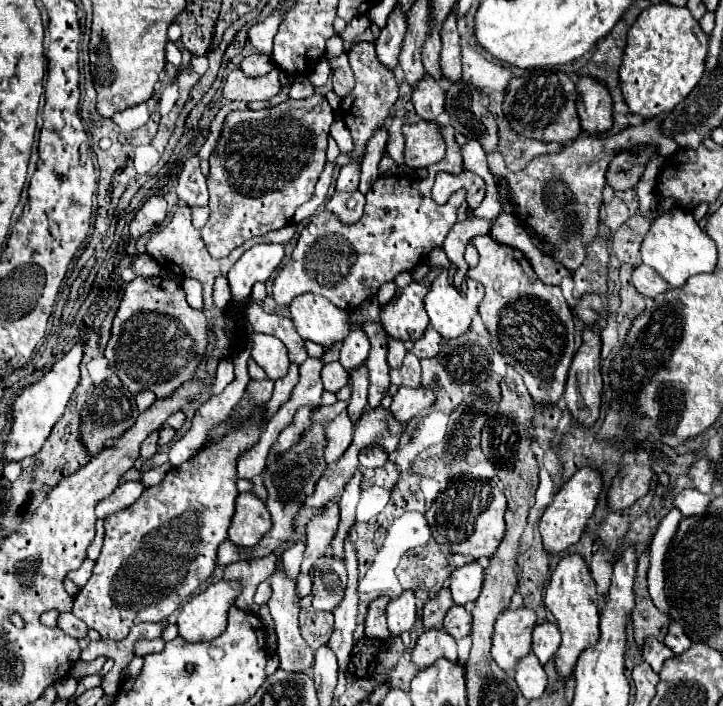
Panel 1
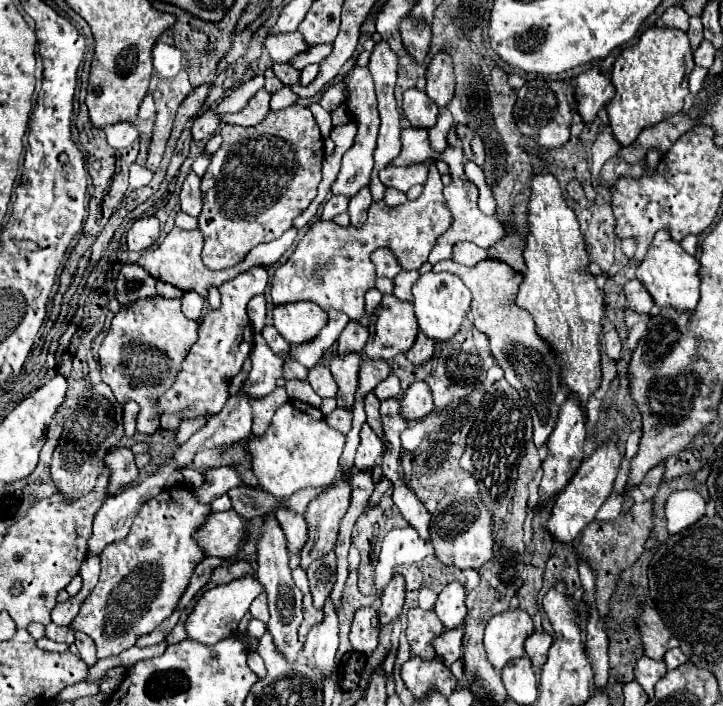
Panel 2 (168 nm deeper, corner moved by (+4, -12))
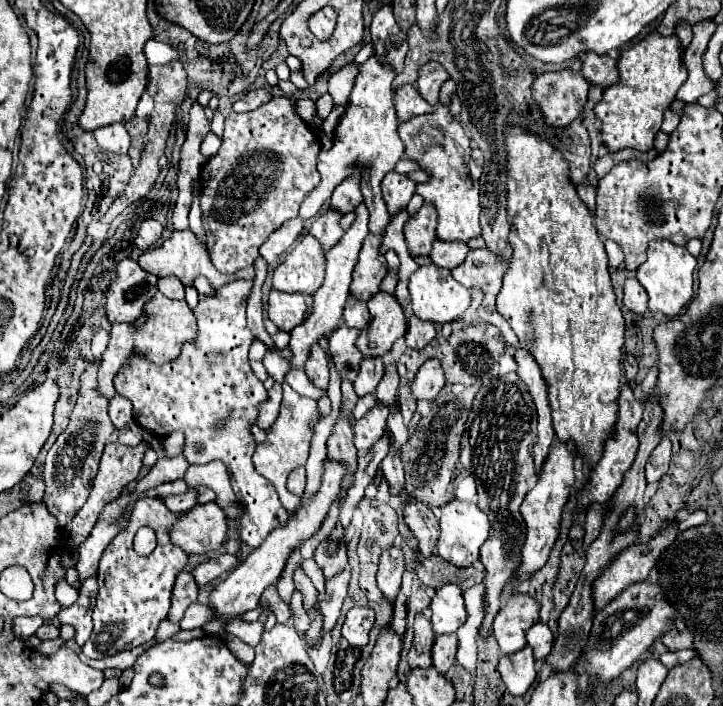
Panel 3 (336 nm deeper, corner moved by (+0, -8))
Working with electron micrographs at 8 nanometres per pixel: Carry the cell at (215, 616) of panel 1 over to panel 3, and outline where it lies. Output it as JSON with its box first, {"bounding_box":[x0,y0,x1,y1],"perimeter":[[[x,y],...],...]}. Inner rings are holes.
{"bounding_box":[204,460,346,638],"perimeter":[[[324,460],[324,474],[322,474],[322,484],[318,488],[318,492],[304,504],[300,504],[300,508],[296,512],[290,514],[288,522],[284,526],[278,526],[274,528],[266,540],[256,548],[252,550],[252,554],[238,566],[230,572],[230,576],[218,586],[212,590],[210,594],[210,606],[220,614],[220,618],[216,620],[210,620],[206,626],[204,626],[204,632],[208,636],[214,636],[214,638],[222,638],[226,632],[224,632],[224,618],[226,616],[240,616],[248,610],[254,610],[260,602],[260,596],[262,592],[270,586],[270,584],[276,584],[290,554],[294,552],[294,548],[298,544],[302,544],[304,540],[308,540],[324,522],[330,506],[336,502],[336,498],[340,496],[342,492],[342,478],[346,474],[346,466],[340,464],[338,460]]]}

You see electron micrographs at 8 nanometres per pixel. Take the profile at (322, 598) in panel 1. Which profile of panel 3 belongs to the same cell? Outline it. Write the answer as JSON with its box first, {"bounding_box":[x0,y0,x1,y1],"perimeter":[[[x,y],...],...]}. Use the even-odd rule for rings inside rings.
{"bounding_box":[314,522,348,578],"perimeter":[[[338,522],[334,532],[320,542],[320,546],[314,552],[314,560],[322,568],[326,578],[332,578],[336,572],[344,570],[348,564],[346,558],[346,540],[344,540],[344,528]]]}

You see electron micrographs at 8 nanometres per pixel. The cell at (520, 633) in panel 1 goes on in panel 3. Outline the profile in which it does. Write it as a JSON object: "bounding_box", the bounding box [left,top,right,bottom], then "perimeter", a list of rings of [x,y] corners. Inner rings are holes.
{"bounding_box":[492,594,540,654],"perimeter":[[[514,594],[494,618],[492,632],[502,654],[518,652],[526,646],[526,630],[538,622],[540,604],[530,594]]]}

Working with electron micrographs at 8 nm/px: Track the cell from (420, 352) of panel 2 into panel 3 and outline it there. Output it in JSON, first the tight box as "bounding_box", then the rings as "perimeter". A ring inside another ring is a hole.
{"bounding_box":[406,316,436,348],"perimeter":[[[408,316],[408,328],[406,328],[406,346],[408,348],[424,348],[430,344],[430,340],[436,336],[436,326],[432,322],[418,320],[416,316]]]}

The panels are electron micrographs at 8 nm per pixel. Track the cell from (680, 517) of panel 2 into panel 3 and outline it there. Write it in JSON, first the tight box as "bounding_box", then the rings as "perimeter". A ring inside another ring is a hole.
{"bounding_box":[678,510,706,532],"perimeter":[[[694,510],[694,512],[688,514],[686,520],[680,520],[680,522],[678,522],[678,528],[684,532],[684,530],[688,530],[688,528],[692,528],[692,526],[700,526],[700,524],[704,524],[704,522],[706,522],[706,512],[704,512],[704,510]]]}

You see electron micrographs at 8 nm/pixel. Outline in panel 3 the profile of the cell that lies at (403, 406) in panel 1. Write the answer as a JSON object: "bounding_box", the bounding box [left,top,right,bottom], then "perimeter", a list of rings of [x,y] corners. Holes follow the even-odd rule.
{"bounding_box":[412,358,446,400],"perimeter":[[[428,358],[428,362],[422,364],[422,368],[416,374],[416,380],[412,382],[412,394],[418,400],[434,400],[438,392],[444,388],[444,384],[446,384],[446,376],[440,360]]]}

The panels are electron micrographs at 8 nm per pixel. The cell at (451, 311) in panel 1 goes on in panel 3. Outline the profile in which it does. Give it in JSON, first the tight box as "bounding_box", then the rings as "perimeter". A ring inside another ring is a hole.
{"bounding_box":[408,264,470,324],"perimeter":[[[436,264],[420,266],[408,280],[408,290],[412,298],[412,310],[420,320],[432,320],[438,324],[446,324],[456,320],[464,314],[464,310],[470,306],[470,290],[464,288],[460,282],[454,280],[452,272],[446,268],[440,268]]]}

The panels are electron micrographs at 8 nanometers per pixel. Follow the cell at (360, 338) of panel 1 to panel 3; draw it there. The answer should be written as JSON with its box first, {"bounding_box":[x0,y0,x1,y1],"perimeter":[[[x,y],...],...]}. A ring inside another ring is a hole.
{"bounding_box":[344,296,368,328],"perimeter":[[[348,296],[346,300],[346,306],[344,306],[344,322],[348,326],[354,326],[354,328],[366,328],[368,326],[368,308],[366,308],[366,302],[362,300],[356,300],[354,296]]]}

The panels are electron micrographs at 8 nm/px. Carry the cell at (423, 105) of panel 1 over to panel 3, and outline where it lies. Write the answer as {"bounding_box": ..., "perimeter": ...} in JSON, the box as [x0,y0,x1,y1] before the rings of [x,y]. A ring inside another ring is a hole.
{"bounding_box":[394,84,434,122],"perimeter":[[[412,84],[400,86],[400,88],[394,92],[394,106],[396,106],[396,116],[398,116],[400,122],[406,122],[406,120],[410,120],[412,116],[428,114],[428,112],[434,110],[434,108],[418,94],[418,90],[416,90]]]}

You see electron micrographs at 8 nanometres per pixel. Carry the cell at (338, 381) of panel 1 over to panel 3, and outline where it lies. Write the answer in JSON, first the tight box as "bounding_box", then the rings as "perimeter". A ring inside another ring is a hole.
{"bounding_box":[304,344,330,390],"perimeter":[[[312,344],[304,370],[316,388],[322,388],[322,390],[328,388],[328,374],[330,374],[328,372],[328,356],[324,354],[324,350],[318,344]]]}

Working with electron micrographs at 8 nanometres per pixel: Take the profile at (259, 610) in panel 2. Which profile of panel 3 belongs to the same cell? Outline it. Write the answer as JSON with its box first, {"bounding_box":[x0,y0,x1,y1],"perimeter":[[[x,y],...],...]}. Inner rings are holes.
{"bounding_box":[260,586,290,622],"perimeter":[[[268,586],[266,590],[264,590],[264,594],[262,594],[262,598],[260,598],[260,606],[262,608],[266,608],[266,610],[270,610],[274,616],[276,616],[276,620],[278,622],[288,622],[290,620],[290,608],[282,602],[282,598],[278,596],[278,590],[276,590],[276,586]]]}

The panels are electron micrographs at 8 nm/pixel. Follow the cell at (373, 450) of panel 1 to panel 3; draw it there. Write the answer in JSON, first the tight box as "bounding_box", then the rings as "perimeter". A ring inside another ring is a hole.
{"bounding_box":[354,402,390,454],"perimeter":[[[376,402],[374,408],[370,408],[360,420],[356,420],[356,424],[354,424],[354,444],[356,444],[360,454],[364,450],[372,448],[372,444],[376,444],[376,440],[380,440],[380,436],[386,430],[388,414],[390,414],[390,408]]]}

